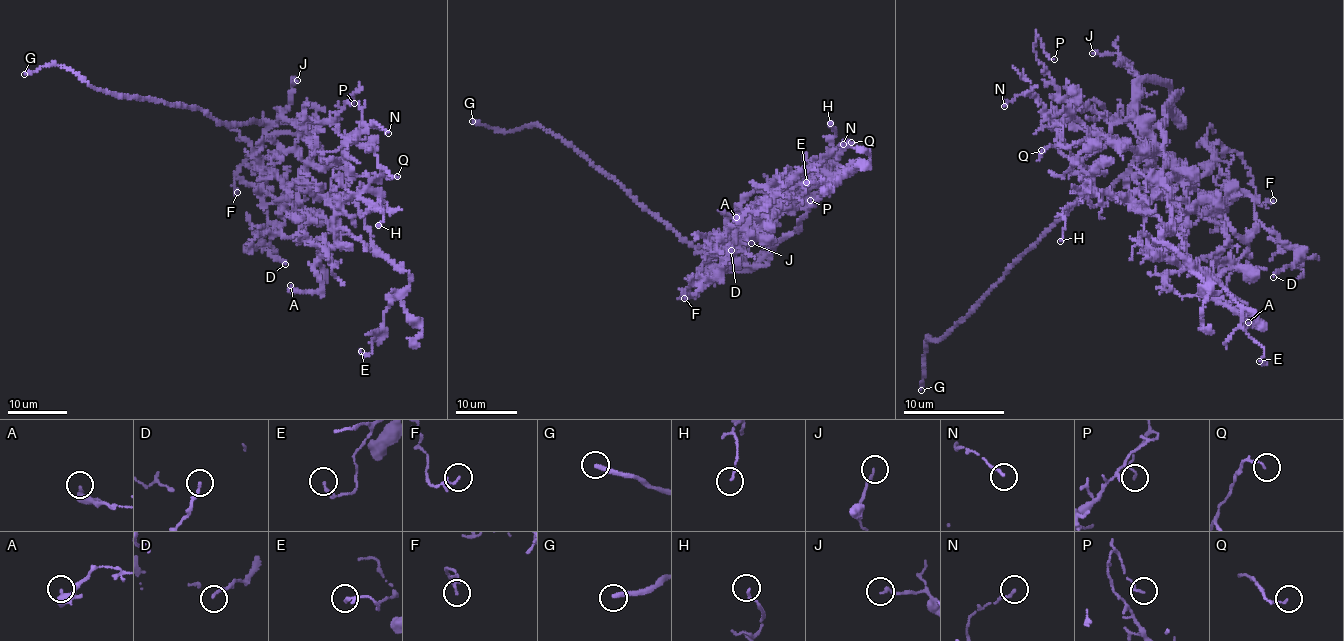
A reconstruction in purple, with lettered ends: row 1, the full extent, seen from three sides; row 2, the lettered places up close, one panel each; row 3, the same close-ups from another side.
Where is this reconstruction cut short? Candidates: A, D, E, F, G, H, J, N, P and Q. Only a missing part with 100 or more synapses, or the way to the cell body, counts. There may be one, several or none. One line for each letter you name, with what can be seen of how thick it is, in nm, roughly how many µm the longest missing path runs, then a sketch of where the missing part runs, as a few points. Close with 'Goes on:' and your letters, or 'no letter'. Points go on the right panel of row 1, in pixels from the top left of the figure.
G: Thickness 240 nm. Missing length about 30 µm
Goes on: G

